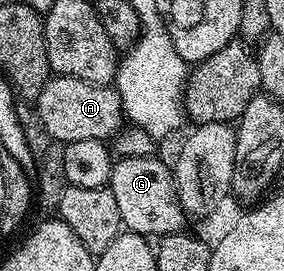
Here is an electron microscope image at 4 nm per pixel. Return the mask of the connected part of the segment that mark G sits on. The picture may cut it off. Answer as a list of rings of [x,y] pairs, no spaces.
[[[126,156],[117,159],[112,165],[110,187],[118,202],[121,225],[127,231],[136,232],[139,236],[159,238],[171,232],[181,231],[185,227],[186,213],[180,207],[180,200],[176,197],[176,181],[172,178],[172,168],[164,165],[160,158],[156,156]]]

